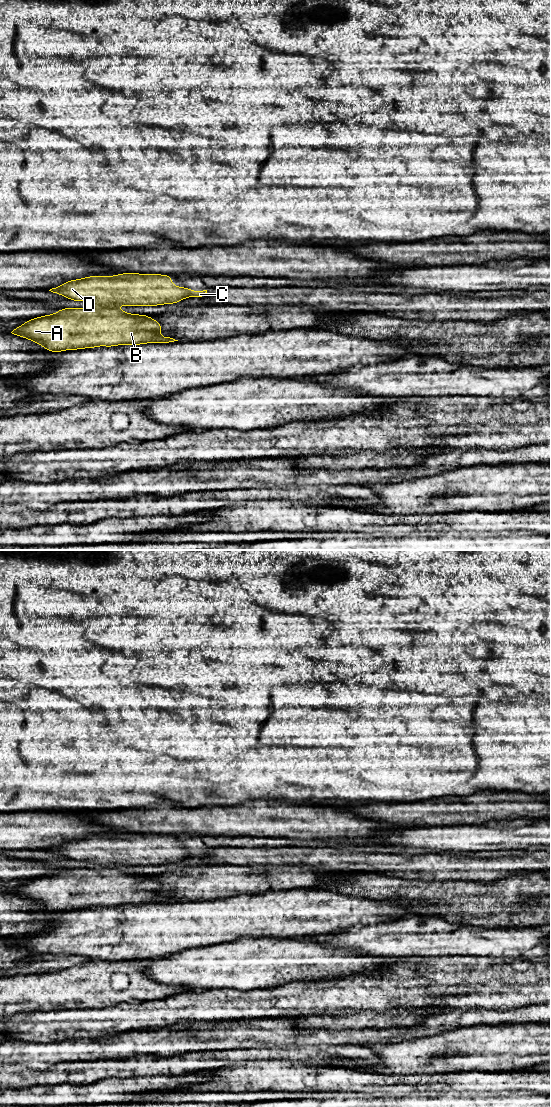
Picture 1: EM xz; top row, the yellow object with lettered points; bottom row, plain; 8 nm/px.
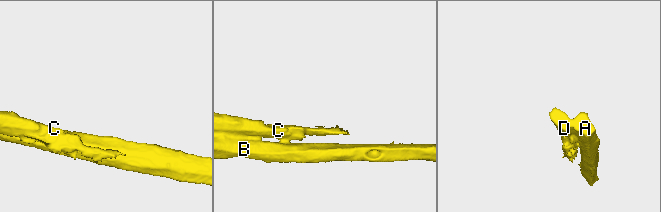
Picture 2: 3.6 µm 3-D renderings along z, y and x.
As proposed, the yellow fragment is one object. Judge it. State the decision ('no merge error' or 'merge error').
merge error

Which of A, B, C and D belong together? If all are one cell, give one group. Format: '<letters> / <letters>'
A B / C D

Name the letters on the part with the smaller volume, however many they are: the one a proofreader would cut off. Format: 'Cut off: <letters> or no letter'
Cut off: C, D

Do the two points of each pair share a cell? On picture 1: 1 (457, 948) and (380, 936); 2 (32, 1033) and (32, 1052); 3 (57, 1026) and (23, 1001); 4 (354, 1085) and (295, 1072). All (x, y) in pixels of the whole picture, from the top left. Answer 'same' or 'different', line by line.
1: same
2: different
3: different
4: same

